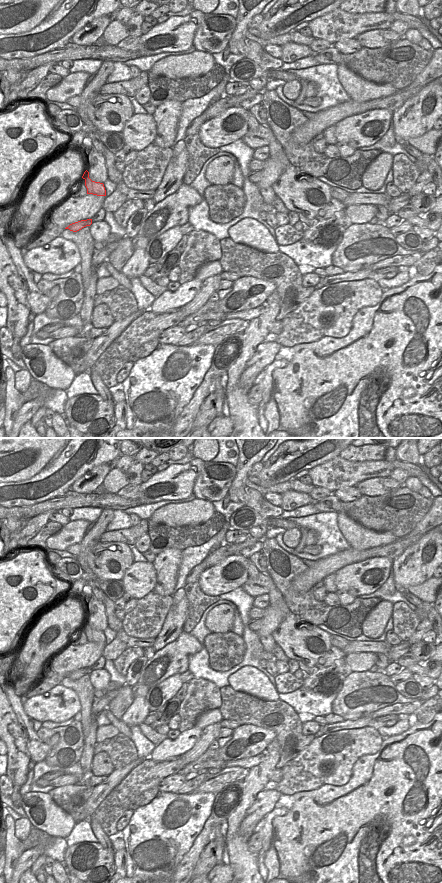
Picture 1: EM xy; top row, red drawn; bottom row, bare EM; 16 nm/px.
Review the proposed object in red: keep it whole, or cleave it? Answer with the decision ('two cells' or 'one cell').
one cell

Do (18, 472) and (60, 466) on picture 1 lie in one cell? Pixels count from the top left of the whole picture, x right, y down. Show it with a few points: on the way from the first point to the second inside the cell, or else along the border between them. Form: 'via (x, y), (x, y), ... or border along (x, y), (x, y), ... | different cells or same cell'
border along (50, 462), (31, 477), (21, 480) | different cells

